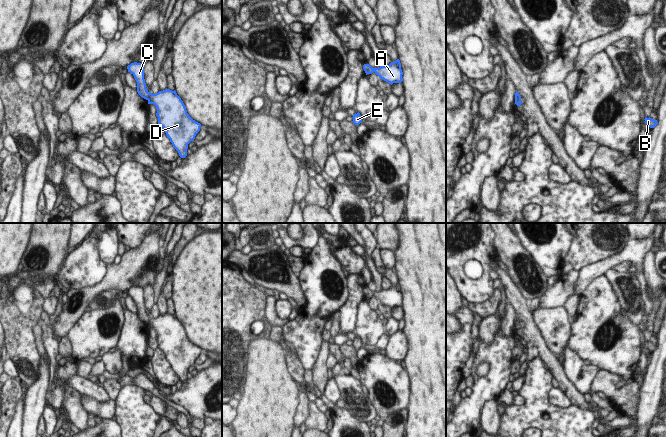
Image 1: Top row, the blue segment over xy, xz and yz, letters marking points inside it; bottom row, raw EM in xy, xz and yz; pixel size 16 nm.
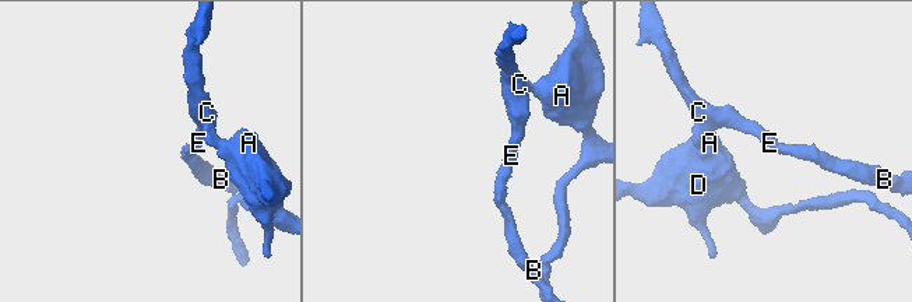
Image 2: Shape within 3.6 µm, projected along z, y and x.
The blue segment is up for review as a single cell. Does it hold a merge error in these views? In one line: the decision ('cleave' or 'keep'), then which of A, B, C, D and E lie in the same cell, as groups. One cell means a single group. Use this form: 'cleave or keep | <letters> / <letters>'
cleave | A D / B C E

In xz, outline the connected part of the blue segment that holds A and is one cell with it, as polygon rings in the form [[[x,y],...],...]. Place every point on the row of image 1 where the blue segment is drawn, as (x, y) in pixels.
[[[397,59],[394,62],[391,62],[389,65],[384,66],[381,64],[379,68],[373,68],[374,73],[380,77],[380,79],[383,79],[384,81],[390,83],[391,85],[393,83],[401,83],[403,81],[402,75],[402,69],[401,69],[401,63],[400,60]]]

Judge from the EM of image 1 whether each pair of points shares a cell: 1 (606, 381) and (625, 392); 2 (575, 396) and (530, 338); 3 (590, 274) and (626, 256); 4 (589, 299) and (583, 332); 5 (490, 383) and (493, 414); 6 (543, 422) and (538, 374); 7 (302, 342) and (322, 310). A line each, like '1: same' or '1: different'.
1: same
2: same
3: same
4: same
5: different
6: same
7: same

